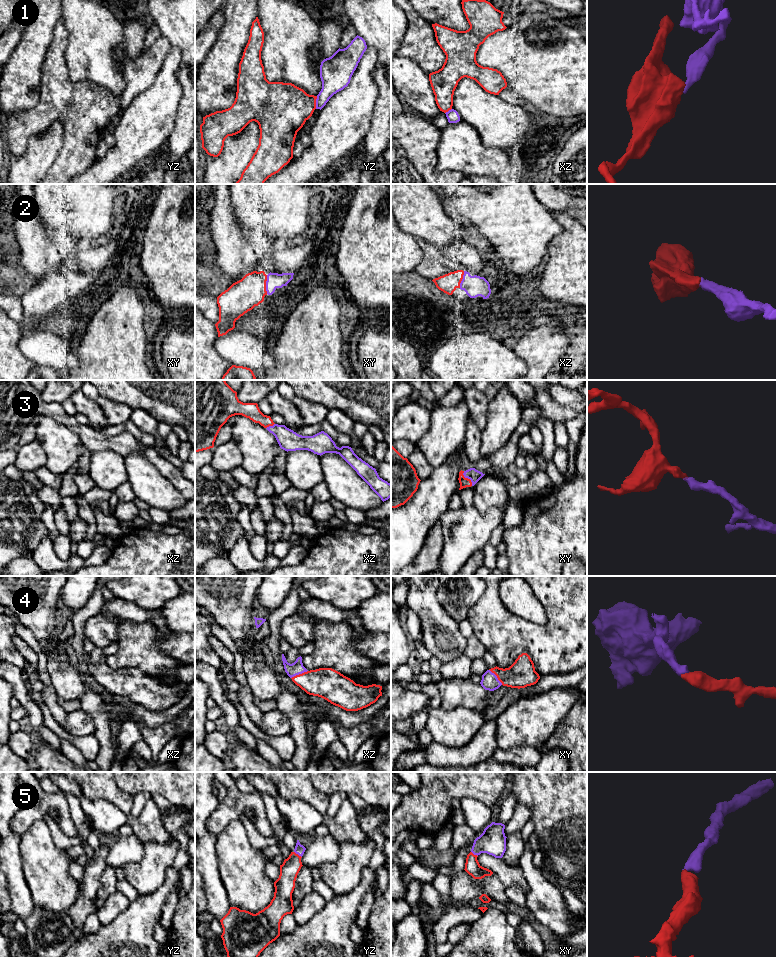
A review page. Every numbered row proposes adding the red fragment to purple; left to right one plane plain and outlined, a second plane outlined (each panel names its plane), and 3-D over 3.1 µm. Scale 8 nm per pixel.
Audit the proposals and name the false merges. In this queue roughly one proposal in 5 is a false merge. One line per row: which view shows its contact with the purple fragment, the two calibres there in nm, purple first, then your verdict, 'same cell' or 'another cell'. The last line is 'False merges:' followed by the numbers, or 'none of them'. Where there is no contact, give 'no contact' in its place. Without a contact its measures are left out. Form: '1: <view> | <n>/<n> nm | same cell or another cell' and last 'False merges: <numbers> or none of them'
1: yz | 220/380 nm | another cell
2: xy | 130/260 nm | same cell
3: xy | 100/80 nm | same cell
4: xz | 110/260 nm | same cell
5: yz | 80/150 nm | same cell
False merges: 1

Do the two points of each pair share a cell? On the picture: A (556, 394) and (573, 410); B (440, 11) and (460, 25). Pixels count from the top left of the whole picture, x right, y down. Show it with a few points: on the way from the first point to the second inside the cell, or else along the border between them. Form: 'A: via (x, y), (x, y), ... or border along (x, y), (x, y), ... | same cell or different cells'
A: border along (547, 390), (550, 396), (560, 404), (576, 402) | different cells
B: via (445, 11), (455, 20) | same cell

